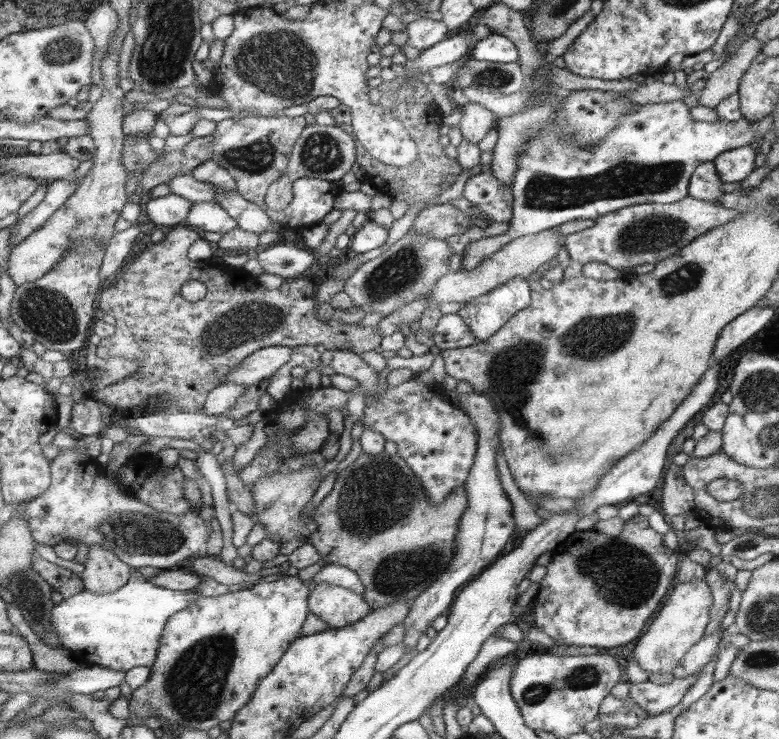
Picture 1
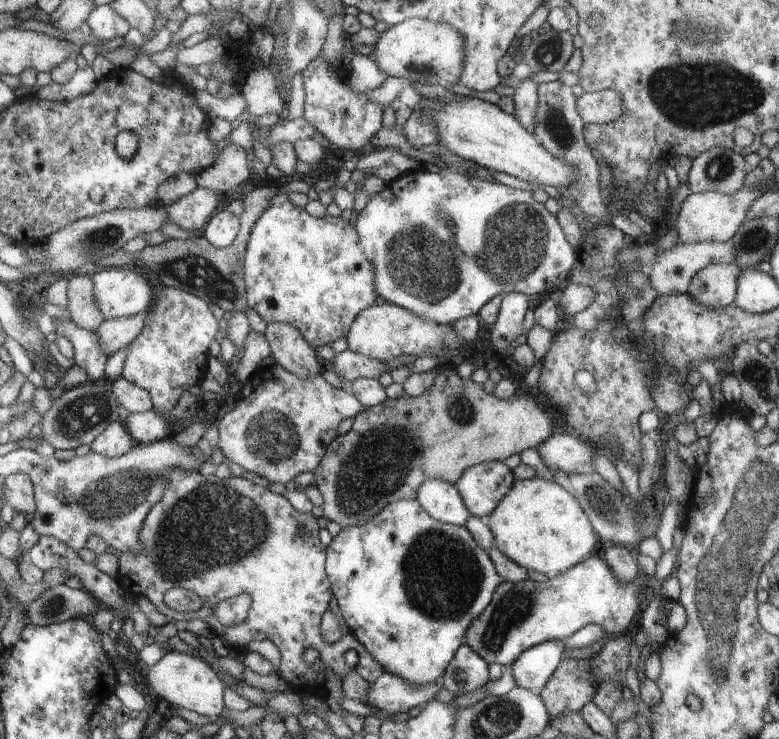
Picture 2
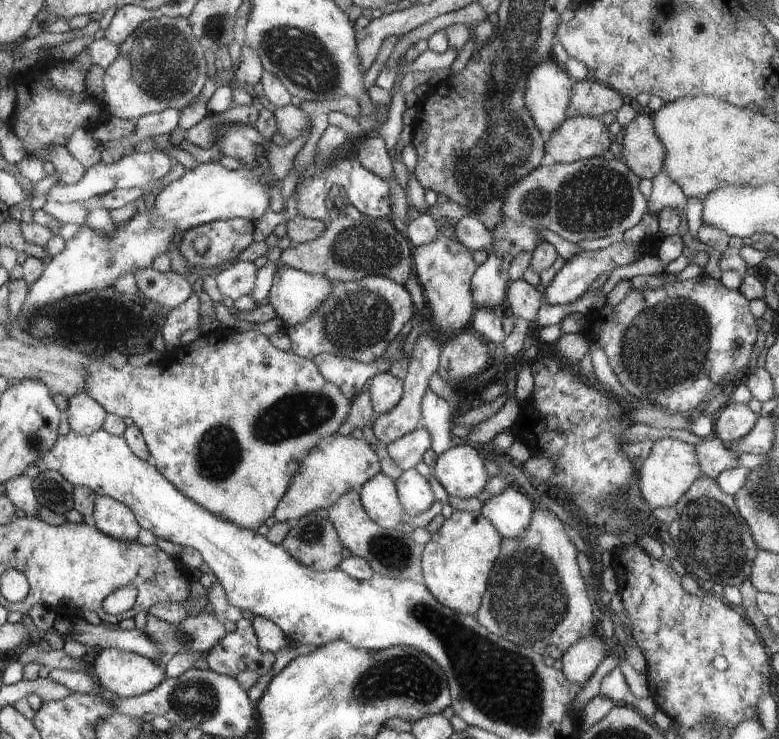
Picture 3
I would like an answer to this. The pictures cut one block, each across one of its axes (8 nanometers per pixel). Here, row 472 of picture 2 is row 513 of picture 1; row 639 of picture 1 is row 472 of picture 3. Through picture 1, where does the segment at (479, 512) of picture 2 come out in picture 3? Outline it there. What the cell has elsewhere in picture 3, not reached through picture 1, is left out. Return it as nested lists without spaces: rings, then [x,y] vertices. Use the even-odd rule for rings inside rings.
[[[414,468],[404,471],[395,482],[404,511],[411,516],[429,510],[437,500],[428,480]]]

